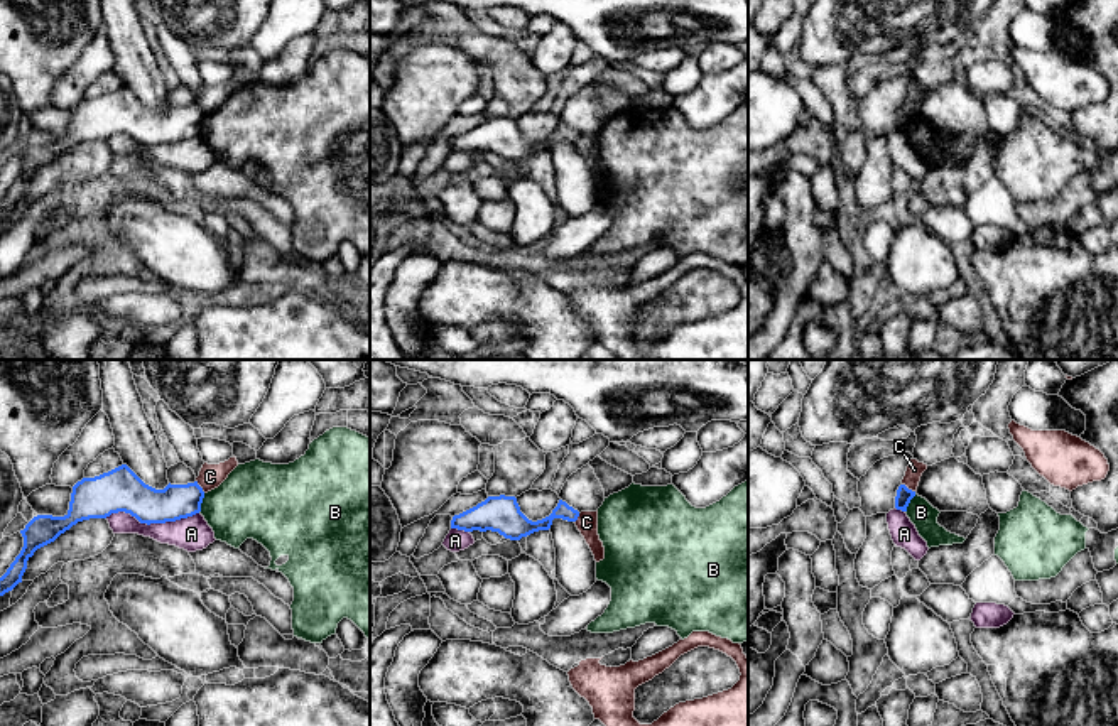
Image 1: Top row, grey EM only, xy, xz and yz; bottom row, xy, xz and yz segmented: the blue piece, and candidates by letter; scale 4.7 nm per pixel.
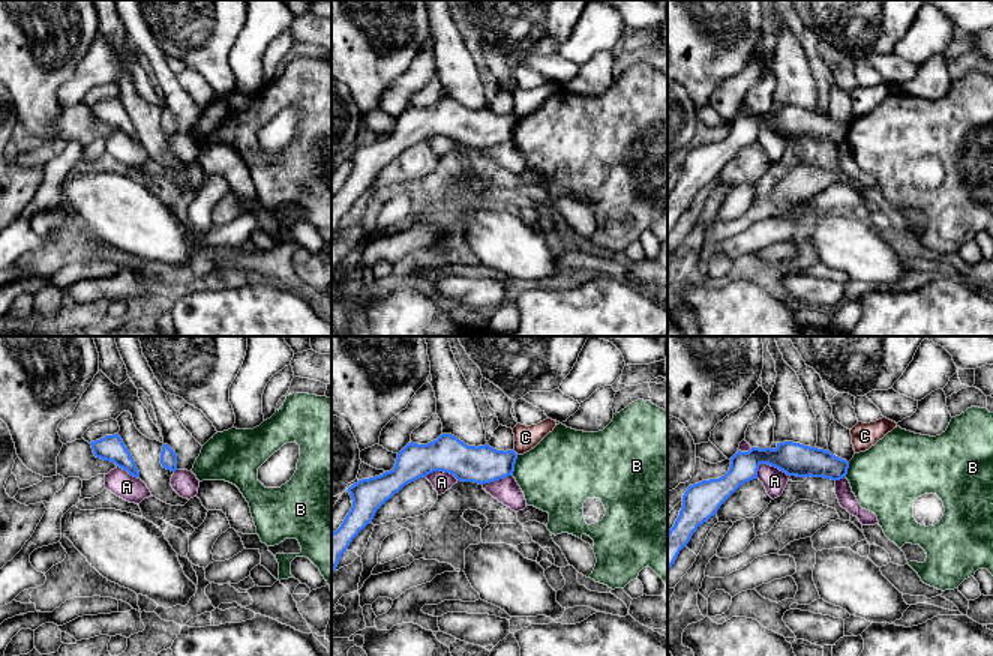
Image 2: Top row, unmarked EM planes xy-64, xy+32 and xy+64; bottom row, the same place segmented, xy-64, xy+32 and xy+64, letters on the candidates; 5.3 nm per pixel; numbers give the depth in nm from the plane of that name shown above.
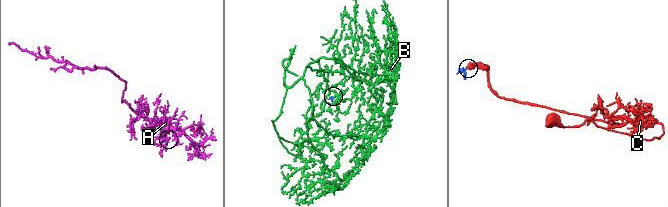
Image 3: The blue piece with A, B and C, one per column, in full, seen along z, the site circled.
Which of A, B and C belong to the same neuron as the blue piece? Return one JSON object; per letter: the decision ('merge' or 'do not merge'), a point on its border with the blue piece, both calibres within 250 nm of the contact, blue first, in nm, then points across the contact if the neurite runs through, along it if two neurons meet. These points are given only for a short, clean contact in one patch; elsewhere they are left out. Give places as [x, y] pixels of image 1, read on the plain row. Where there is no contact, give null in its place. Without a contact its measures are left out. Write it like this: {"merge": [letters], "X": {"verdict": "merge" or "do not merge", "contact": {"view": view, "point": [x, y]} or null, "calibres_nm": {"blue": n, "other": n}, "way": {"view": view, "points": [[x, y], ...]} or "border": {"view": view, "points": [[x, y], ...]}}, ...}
{"merge": [], "A": {"verdict": "do not merge", "contact": {"view": "xy", "point": [151, 144]}, "calibres_nm": {"blue": 200, "other": 160}}, "B": {"verdict": "do not merge", "contact": {"view": "xy", "point": [200, 125]}, "calibres_nm": {"blue": 170, "other": 340}, "border": {"view": "xy", "points": [[205, 115], [198, 134]]}}, "C": {"verdict": "do not merge", "contact": {"view": "yz", "point": [907, 110]}, "calibres_nm": {"blue": 80, "other": 80}, "border": {"view": "yz", "points": [[902, 105], [914, 113]]}}}

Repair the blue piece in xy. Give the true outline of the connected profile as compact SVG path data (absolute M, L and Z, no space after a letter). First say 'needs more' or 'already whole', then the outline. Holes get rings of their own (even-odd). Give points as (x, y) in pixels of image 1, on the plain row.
already whole; M127 86L95 100L83 100L73 108L69 132L64 138L37 137L24 152L24 169L7 194L0 199L0 218L12 213L27 191L34 174L73 147L90 140L106 140L125 133L140 145L166 145L193 138L201 133L203 110L194 105L167 106L155 111L145 106Z

